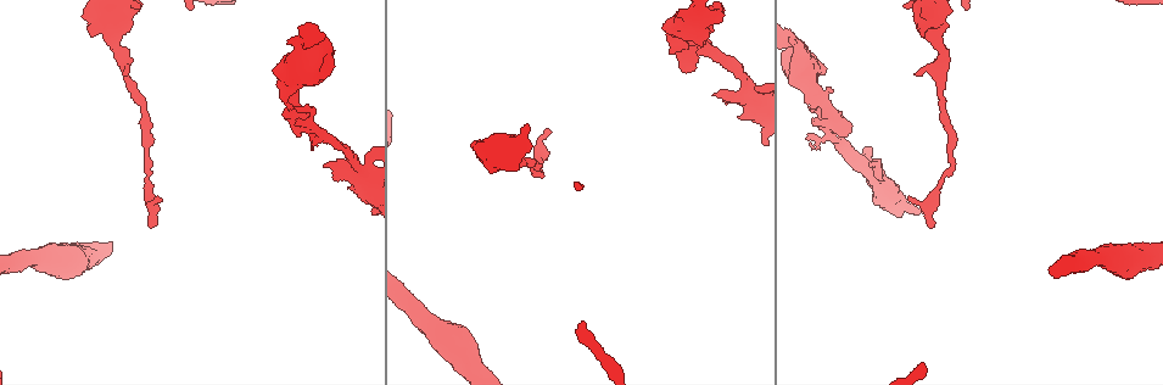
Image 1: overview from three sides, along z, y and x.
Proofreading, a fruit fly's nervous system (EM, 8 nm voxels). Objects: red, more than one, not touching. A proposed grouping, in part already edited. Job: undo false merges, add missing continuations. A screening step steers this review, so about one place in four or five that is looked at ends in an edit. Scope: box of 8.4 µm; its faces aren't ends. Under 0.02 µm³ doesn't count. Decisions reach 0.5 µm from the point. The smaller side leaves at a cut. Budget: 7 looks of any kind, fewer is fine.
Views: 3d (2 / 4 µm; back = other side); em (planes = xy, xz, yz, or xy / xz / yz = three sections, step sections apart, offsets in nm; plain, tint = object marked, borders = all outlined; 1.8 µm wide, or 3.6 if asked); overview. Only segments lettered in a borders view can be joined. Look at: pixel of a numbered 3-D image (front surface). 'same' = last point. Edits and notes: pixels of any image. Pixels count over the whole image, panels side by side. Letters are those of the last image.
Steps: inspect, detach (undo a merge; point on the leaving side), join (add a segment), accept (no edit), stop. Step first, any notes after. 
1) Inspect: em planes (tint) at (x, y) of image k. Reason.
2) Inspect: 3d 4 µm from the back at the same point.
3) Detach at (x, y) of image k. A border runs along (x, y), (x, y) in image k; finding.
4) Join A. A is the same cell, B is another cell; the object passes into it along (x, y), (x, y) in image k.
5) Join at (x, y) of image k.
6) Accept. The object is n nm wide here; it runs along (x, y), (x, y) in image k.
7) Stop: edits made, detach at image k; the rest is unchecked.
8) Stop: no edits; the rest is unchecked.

Inspect: 3d 4 µm from the back at (915, 74) of image 1.

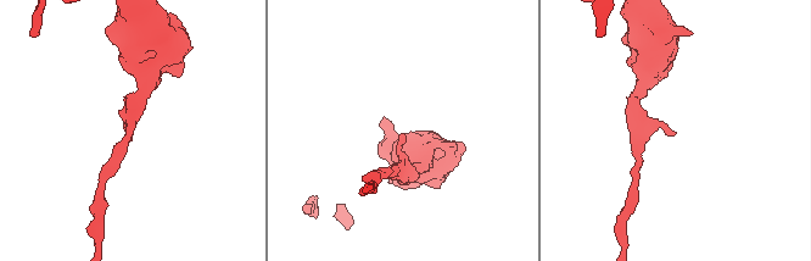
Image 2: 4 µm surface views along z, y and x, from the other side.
Inspect: em planes (borders) at (671, 136) of image 2. Need the tissue.

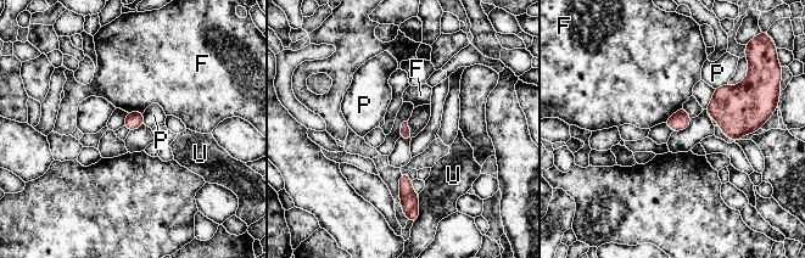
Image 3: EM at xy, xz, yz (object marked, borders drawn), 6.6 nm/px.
Accept. F, P and U are other cells; a border runs along (682, 105), (664, 123) in image 3; no lettered segment goes on from it.

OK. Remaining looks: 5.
Inspect: em planes (borders) at (752, 91) of image 1. Thick turns thin.

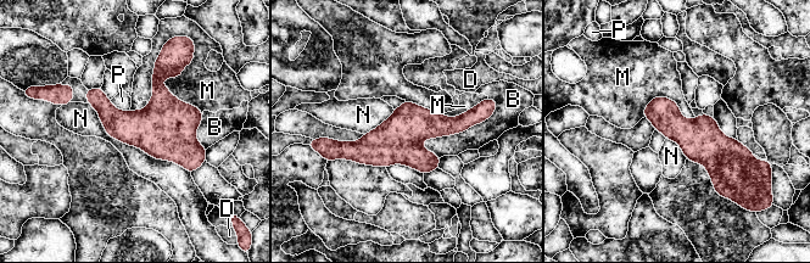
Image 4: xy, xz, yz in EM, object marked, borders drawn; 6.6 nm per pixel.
Accept. The longest contact is with N, 800 nm; B, D, M, N and P are other cells; it runs along (479, 113), (336, 145) in image 4; one cell here.

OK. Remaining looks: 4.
Inspect: em yz step 8 (plain) at (298, 116) of image 1. Branch point.

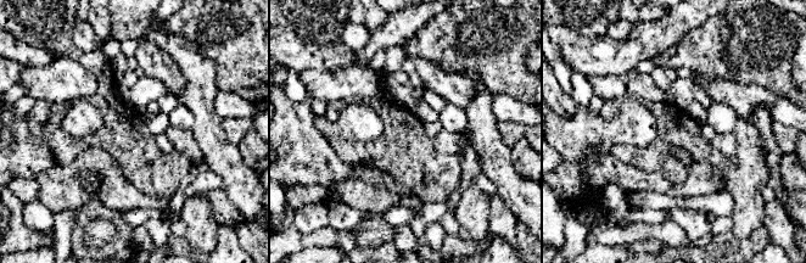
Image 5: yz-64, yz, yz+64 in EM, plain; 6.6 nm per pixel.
Inspect: em yz step 8 (borders) at the same point.

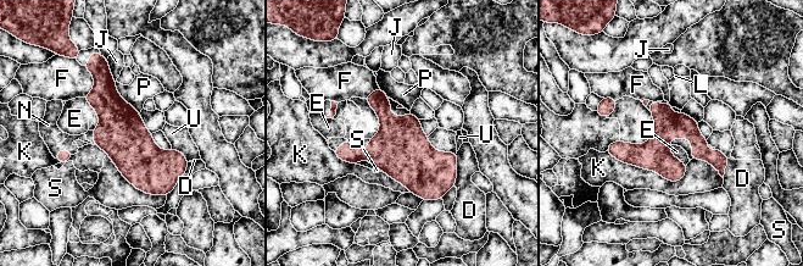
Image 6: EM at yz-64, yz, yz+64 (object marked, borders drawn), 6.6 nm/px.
Join N. The object is 180 nm wide here; N is the same cell, D, E, F, J, K, L, P, S and U are other cells; it goes on there.

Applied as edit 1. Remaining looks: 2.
Stop: edits made, join at image 6; the rest is unchecked.

